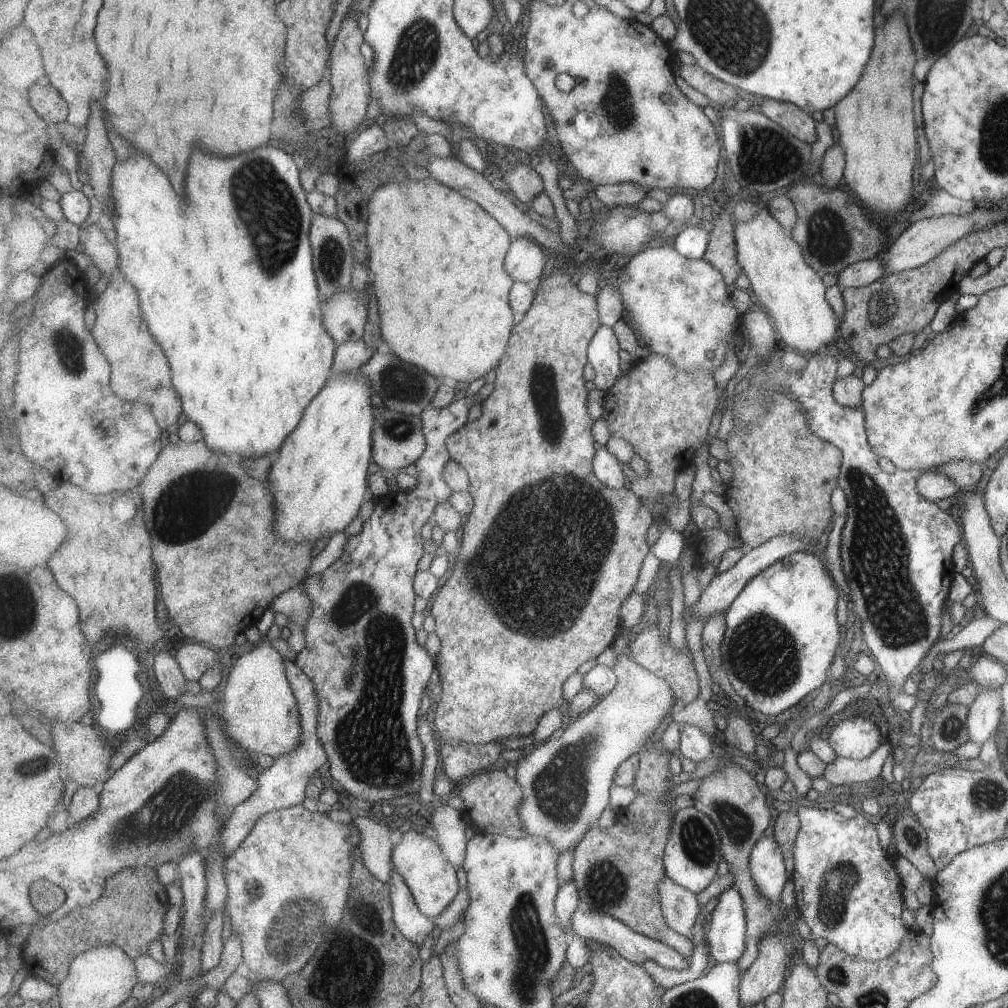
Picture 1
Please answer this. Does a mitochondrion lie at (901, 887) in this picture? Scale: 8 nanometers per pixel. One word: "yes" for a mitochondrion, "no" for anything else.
no

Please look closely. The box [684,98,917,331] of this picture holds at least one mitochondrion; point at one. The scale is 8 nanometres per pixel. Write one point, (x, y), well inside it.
(765, 155)

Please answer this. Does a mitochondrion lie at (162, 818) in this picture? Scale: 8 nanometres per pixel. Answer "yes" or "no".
yes

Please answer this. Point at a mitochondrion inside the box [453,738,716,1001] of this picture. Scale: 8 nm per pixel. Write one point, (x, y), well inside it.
(605, 886)

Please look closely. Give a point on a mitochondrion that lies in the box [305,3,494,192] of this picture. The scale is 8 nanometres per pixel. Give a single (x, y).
(415, 54)

